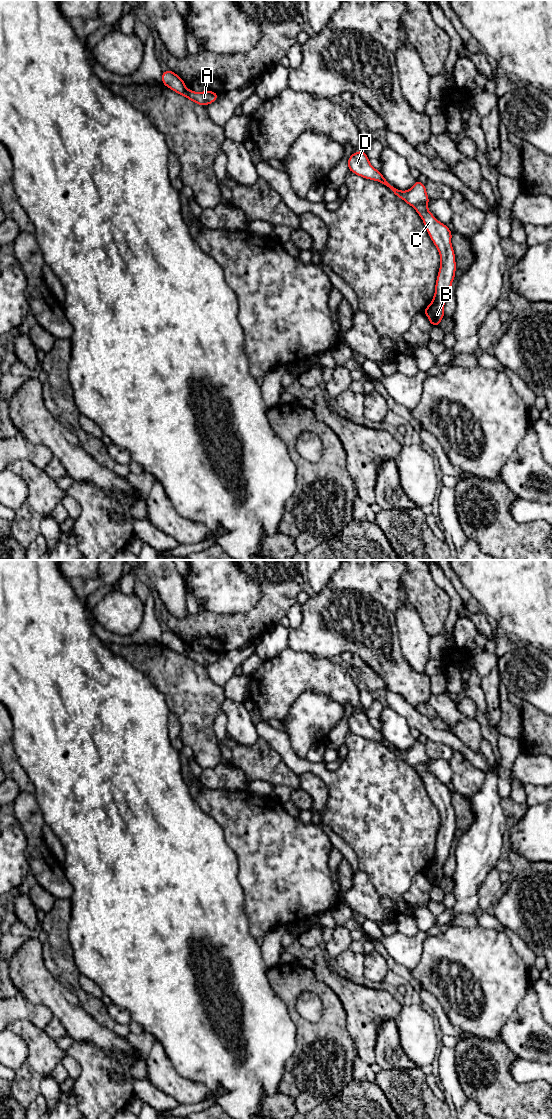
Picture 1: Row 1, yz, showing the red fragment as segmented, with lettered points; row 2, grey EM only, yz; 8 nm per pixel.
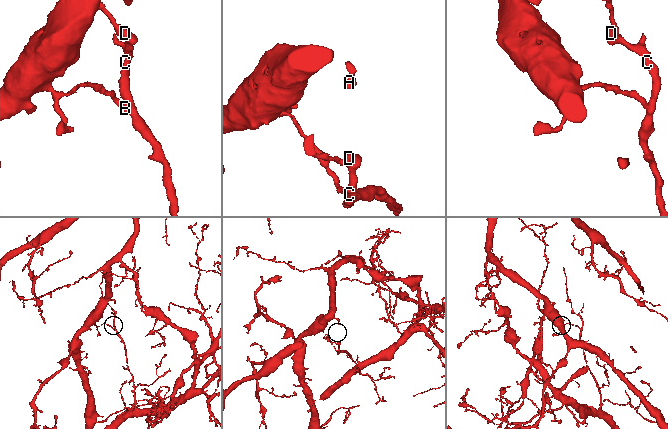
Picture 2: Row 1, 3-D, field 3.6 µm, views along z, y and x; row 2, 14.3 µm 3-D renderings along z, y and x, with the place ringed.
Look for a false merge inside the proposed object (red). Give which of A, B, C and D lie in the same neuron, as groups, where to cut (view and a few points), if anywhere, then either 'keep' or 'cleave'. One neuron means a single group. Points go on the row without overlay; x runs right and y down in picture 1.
A / B C D | yz (429, 866), (429, 871), (426, 874) | cleave

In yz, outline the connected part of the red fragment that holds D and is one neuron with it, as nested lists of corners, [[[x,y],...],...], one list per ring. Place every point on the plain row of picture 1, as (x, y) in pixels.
[[[364,711],[353,713],[348,718],[348,729],[366,739],[381,742],[397,757],[411,765],[422,778],[428,795],[440,813],[440,829],[435,845],[435,855],[429,865],[428,879],[432,886],[438,886],[444,877],[444,863],[450,852],[455,838],[455,813],[451,805],[452,793],[443,783],[439,782],[428,770],[429,757],[425,744],[416,740],[413,747],[407,751],[400,751],[391,745],[369,722]]]

